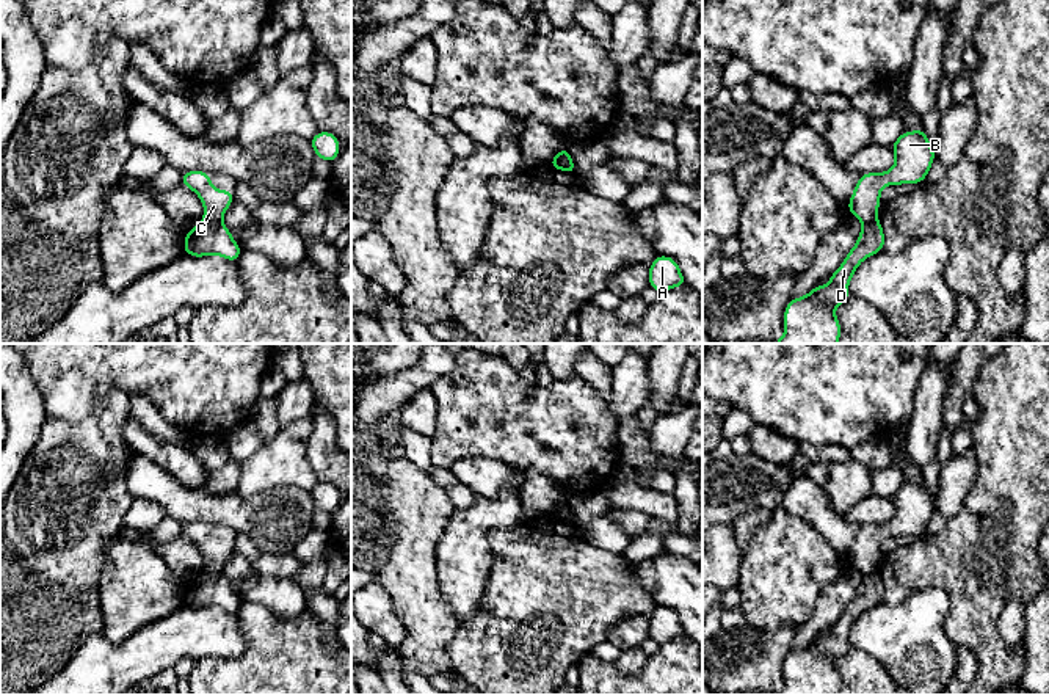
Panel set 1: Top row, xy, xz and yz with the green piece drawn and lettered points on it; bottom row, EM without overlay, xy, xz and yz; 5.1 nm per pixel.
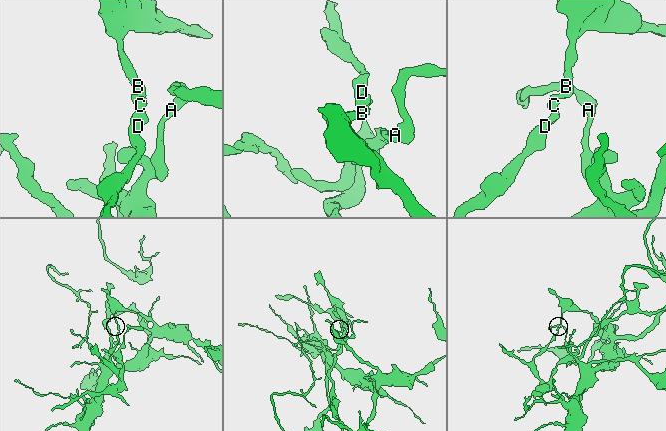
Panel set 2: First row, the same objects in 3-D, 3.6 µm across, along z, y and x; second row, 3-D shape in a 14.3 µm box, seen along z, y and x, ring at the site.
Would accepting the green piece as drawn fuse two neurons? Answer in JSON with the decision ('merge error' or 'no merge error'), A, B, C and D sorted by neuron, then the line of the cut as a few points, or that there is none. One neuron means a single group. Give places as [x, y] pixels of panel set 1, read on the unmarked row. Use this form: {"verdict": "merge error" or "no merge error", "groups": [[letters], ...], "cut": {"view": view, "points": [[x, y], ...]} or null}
{"verdict": "merge error", "groups": [["A", "D"], ["B", "C"]], "cut": {"view": "xz", "points": [[555, 507], [562, 512], [571, 512]]}}

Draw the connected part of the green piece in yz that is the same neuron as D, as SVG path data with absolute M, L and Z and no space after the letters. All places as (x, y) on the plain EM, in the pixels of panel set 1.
M873 571L862 576L856 596L831 624L831 632L826 637L814 637L808 646L789 653L784 662L784 687L773 695L837 695L842 681L834 660L850 648L848 634L859 615L883 599L881 574Z

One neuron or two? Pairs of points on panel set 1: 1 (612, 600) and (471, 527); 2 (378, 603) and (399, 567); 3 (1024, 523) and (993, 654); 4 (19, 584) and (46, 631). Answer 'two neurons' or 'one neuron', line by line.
1: two neurons
2: two neurons
3: one neuron
4: one neuron

